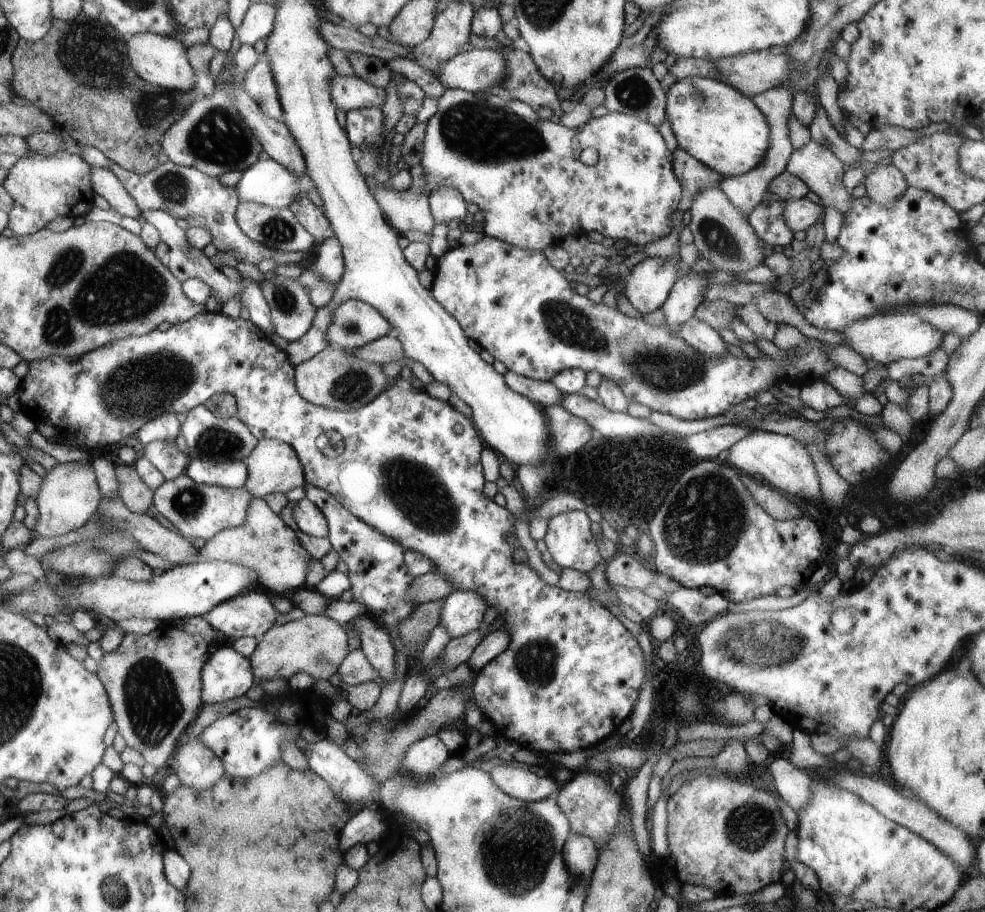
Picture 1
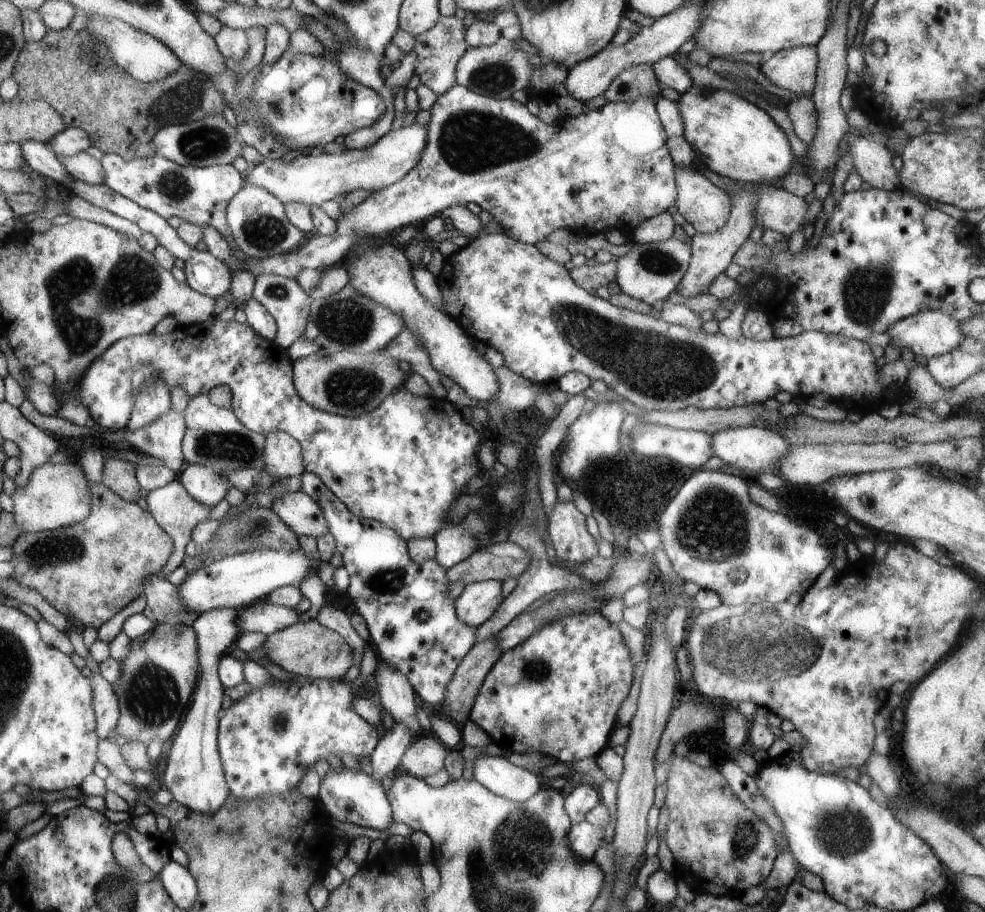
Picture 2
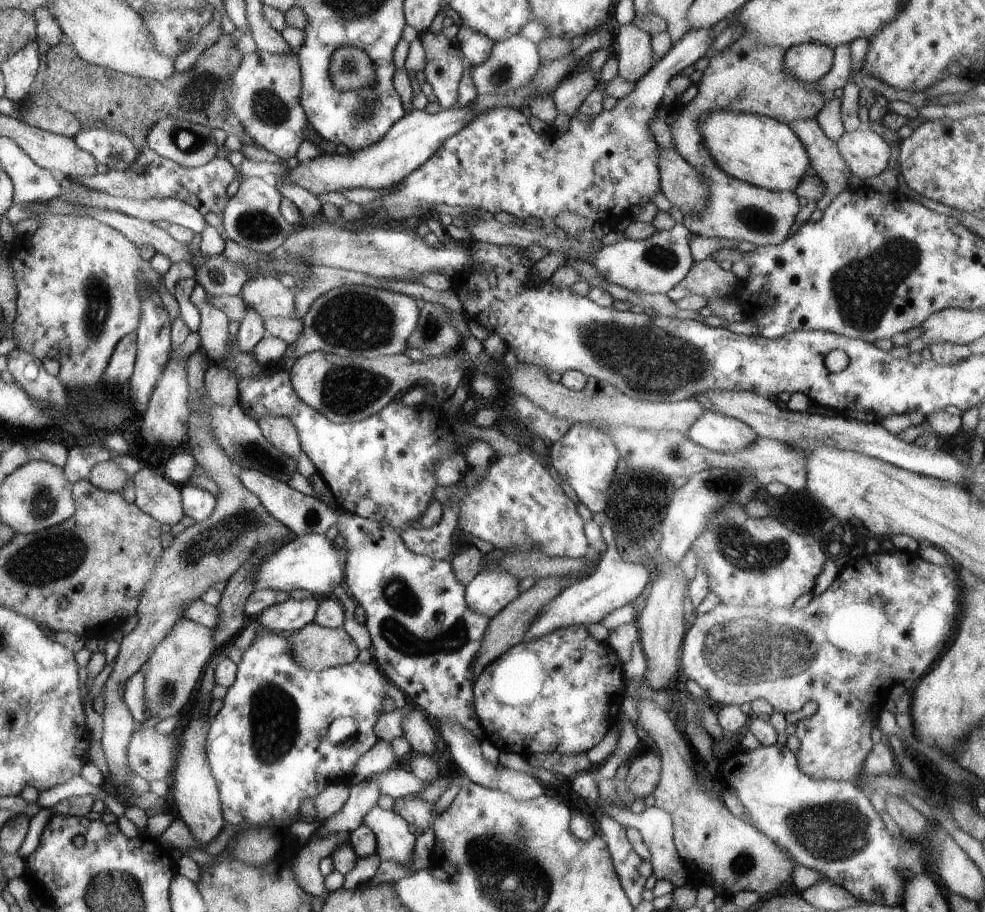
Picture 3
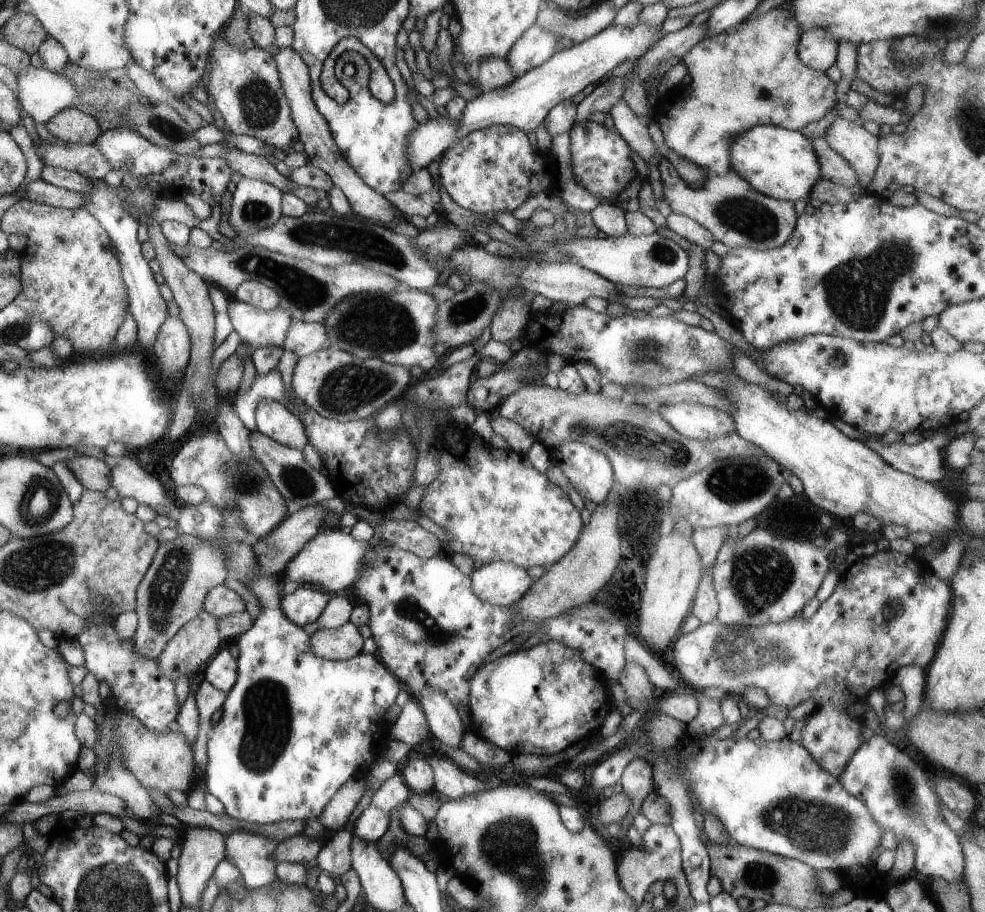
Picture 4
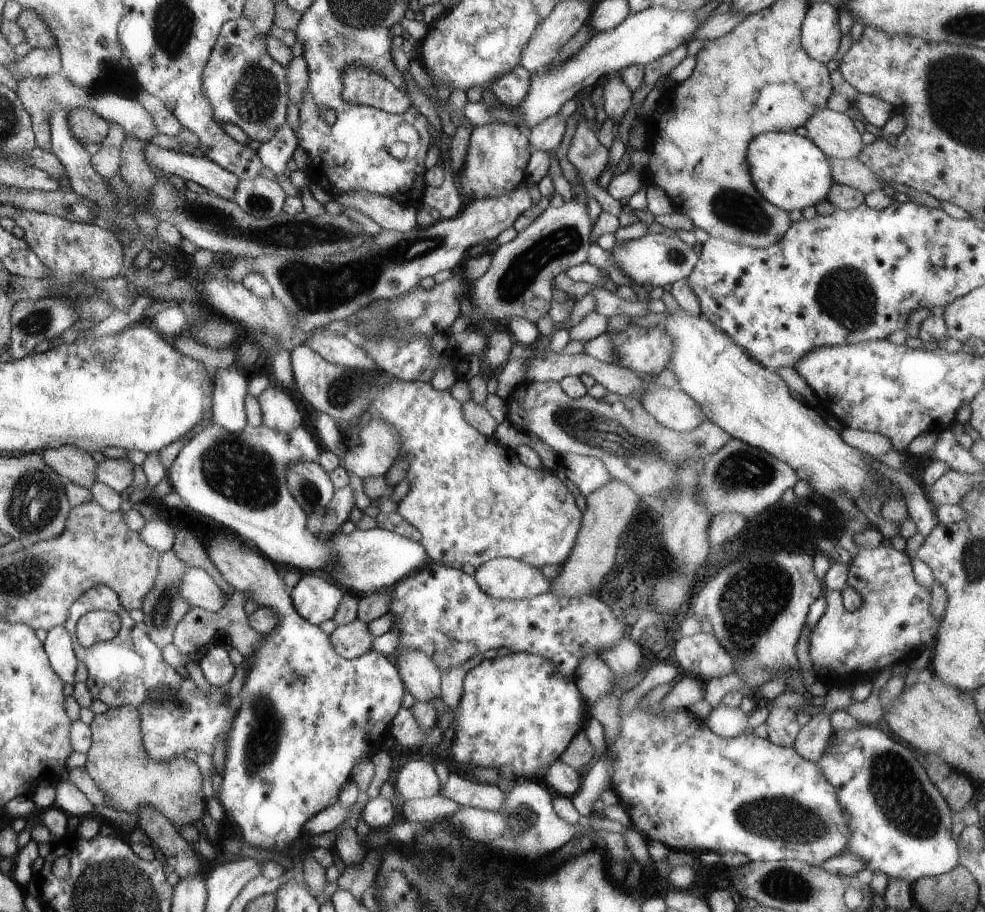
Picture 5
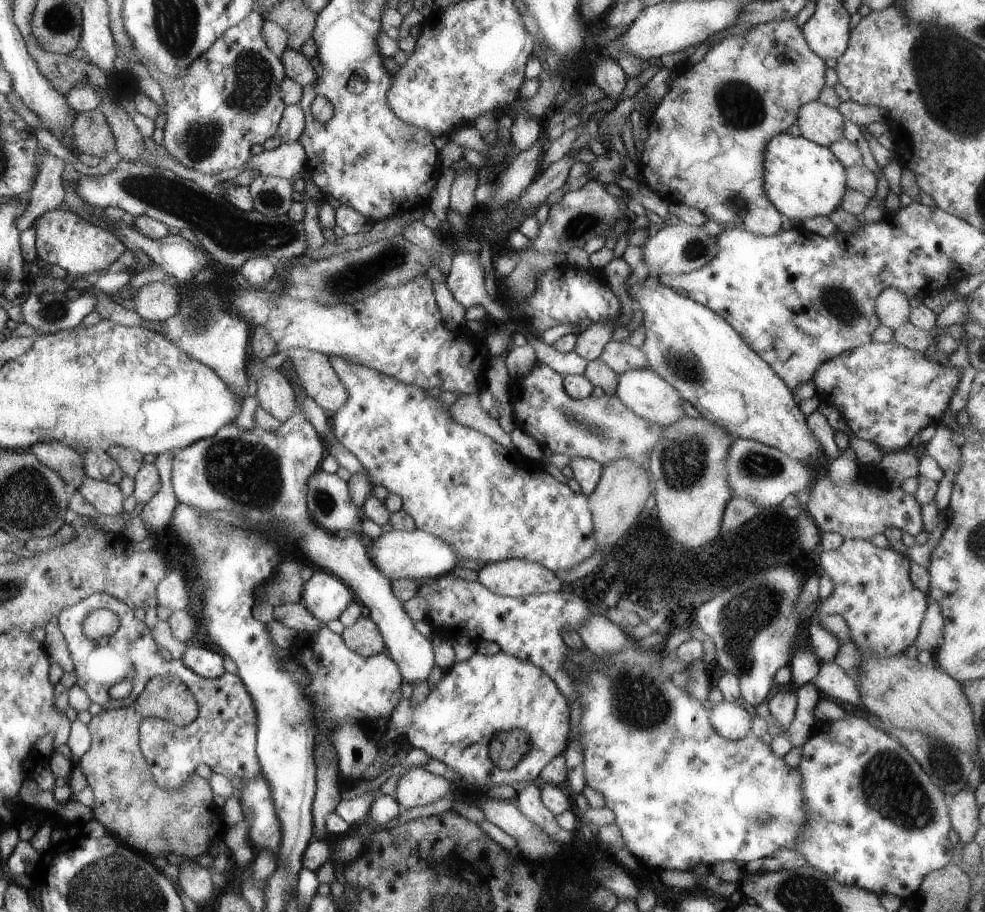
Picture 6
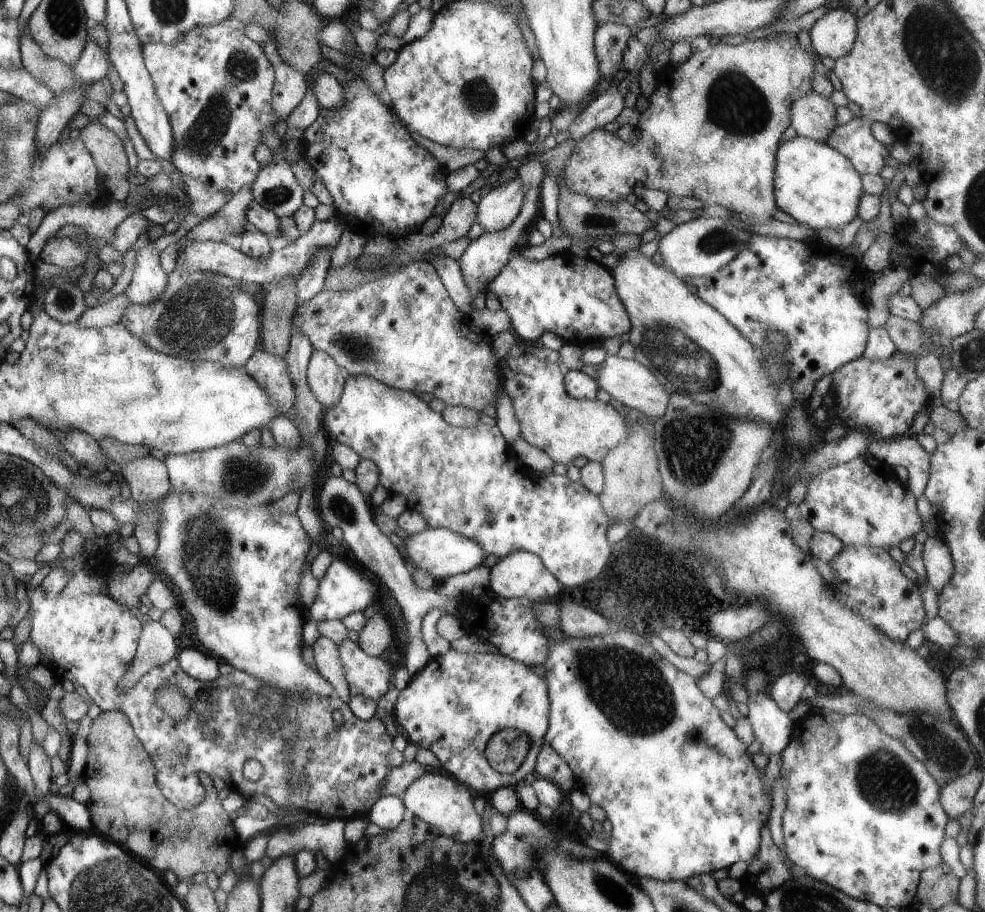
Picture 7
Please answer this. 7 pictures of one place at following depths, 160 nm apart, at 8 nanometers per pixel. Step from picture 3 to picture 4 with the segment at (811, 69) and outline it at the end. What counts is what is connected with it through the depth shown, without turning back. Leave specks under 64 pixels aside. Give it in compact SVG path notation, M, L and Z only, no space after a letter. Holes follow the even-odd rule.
M813 28L802 33L797 53L804 65L826 72L837 59L838 41L824 29Z

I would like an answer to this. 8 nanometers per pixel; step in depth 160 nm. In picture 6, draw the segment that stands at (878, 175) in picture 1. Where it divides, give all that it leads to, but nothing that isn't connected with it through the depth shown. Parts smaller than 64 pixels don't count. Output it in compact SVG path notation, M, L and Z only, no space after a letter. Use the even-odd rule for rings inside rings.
M816 100L802 105L795 124L801 136L820 146L829 148L843 137L845 118L837 108Z

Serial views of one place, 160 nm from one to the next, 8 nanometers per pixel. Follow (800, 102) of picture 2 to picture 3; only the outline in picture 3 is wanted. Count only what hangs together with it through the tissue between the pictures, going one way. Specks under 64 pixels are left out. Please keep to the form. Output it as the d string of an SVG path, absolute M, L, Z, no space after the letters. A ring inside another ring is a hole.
M816 116L797 118L787 124L804 145L810 159L811 172L820 176L826 185L824 195L817 200L818 210L825 211L837 194L849 186L852 176L846 161L834 142L824 135Z

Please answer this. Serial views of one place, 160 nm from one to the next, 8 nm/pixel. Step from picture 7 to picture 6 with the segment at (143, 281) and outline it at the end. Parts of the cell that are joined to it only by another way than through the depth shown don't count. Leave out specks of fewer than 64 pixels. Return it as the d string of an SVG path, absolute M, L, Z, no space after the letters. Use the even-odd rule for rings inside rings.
M160 282L145 284L139 288L134 300L136 312L145 320L161 323L178 312L181 296L177 285Z

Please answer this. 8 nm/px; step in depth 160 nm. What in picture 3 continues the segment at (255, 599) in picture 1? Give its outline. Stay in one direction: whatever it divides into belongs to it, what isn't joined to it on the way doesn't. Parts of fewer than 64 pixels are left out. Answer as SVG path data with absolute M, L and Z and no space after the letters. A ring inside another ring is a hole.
M319 598L299 601L288 599L283 603L265 608L256 621L270 631L294 632L314 620Z

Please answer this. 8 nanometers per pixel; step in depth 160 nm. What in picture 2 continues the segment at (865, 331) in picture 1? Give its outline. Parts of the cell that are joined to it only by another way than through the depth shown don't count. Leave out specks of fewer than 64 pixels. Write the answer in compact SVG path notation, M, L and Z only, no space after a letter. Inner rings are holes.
M940 311L917 312L909 317L897 320L885 331L891 338L890 344L899 349L900 352L903 348L908 348L916 357L924 356L928 359L956 350L960 341L966 339L965 334L961 331L961 321L947 314L942 314Z

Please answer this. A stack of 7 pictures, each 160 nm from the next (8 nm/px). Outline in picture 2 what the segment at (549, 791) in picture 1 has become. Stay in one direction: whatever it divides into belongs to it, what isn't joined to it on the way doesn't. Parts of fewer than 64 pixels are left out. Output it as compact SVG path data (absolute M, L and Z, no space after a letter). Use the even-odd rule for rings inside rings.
M484 756L476 759L473 777L494 794L516 802L524 802L531 799L542 788L536 773L517 767L514 763L502 757Z

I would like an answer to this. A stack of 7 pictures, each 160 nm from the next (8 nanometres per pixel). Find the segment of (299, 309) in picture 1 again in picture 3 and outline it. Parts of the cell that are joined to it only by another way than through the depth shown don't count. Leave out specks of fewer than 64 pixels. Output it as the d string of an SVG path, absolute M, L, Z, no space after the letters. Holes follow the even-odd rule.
M278 277L250 279L241 288L240 296L248 307L256 309L263 319L298 319L294 290L288 288L288 284Z

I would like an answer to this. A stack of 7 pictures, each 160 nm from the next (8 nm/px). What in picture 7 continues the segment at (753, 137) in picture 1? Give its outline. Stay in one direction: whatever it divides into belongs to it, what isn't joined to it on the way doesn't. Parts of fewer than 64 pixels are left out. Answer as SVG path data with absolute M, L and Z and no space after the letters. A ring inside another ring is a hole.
M800 136L778 145L773 189L777 208L815 231L844 228L857 216L857 202L864 194L861 175L850 160L825 141Z

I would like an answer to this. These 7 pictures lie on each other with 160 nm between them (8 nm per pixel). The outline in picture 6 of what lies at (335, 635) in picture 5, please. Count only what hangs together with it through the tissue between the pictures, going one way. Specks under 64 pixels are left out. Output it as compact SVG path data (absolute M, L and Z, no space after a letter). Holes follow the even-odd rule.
M360 617L341 634L346 646L365 657L386 652L385 644L376 624L370 617Z

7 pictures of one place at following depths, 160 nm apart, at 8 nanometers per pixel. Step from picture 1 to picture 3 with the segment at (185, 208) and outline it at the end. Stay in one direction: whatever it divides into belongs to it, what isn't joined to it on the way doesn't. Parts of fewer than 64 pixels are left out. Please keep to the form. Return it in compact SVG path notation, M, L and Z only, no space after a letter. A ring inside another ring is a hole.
M144 148L140 150L136 160L123 171L108 169L104 174L97 172L91 177L69 179L86 189L94 189L113 197L126 197L134 200L178 199L196 208L202 216L206 216L208 212L222 214L229 199L226 188L236 178L236 175L236 169L226 158L216 157L210 163L199 167L183 167L173 160L156 154L150 148Z

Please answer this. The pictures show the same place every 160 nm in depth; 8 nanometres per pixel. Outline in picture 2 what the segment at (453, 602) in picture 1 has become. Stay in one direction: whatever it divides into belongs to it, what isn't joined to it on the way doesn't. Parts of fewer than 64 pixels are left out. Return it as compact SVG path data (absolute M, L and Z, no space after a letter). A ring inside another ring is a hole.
M488 579L467 584L454 606L462 623L477 627L496 612L502 601L502 582Z

